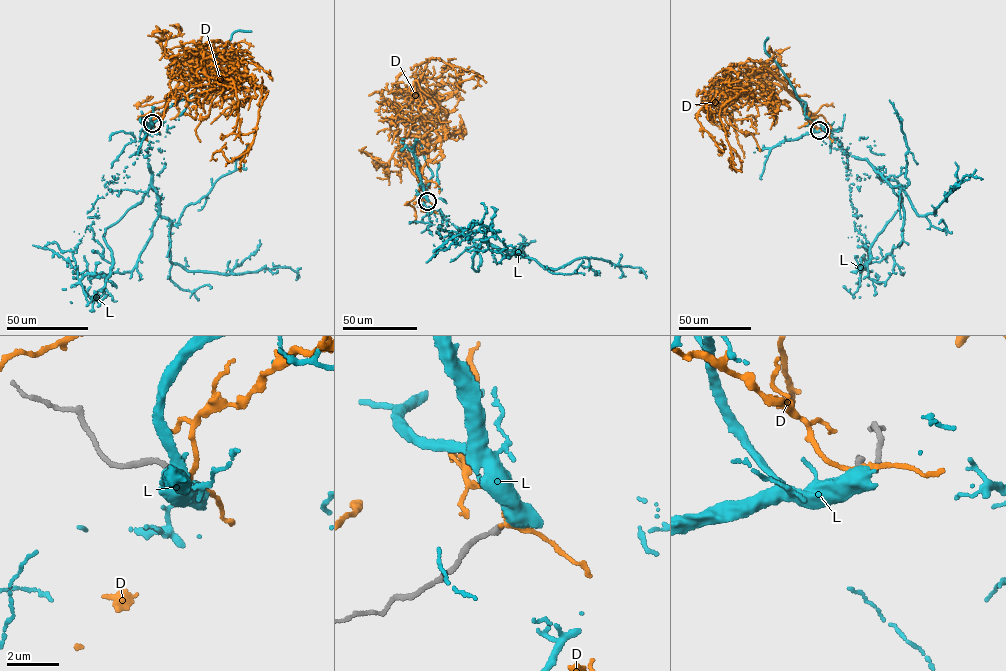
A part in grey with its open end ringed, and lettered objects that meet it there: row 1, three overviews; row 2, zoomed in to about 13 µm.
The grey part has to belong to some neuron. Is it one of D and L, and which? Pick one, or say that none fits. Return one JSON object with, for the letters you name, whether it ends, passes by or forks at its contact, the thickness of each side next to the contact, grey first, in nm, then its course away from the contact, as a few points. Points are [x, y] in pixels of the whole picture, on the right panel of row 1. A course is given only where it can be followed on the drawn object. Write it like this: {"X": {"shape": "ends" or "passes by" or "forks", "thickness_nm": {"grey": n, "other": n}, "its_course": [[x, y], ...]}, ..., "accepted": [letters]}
{"L": {"shape": "passes by", "thickness_nm": {"grey": 240, "other": 480}, "its_course": [[819, 130], [897, 181], [901, 204], [868, 249], [854, 226], [849, 190], [858, 175], [869, 177], [864, 180]]}, "accepted": ["L"]}

